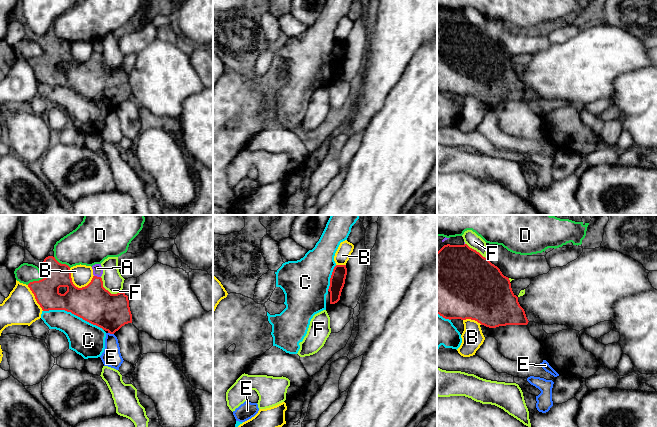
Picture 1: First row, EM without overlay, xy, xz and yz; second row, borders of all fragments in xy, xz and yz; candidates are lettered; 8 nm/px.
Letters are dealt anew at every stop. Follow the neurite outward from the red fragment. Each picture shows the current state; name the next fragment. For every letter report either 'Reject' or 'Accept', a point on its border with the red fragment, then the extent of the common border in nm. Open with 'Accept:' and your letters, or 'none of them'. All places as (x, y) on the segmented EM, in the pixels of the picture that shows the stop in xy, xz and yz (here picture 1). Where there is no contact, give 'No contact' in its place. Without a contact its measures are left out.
Accept: none of them
A: Reject. Touches red at xy (96, 276). Shared border 60 nm
B: Reject. Touches red at xy (75, 286). Shared border 220 nm
C: Reject. Touches red at xy (73, 313). Shared border 500 nm
D: Reject. Touches red at xy (62, 264). Shared border 160 nm
E: Reject. Touches red at xy (111, 333). Shared border 50 nm
F: Reject. Touches red at xy (107, 290). Shared border 220 nm

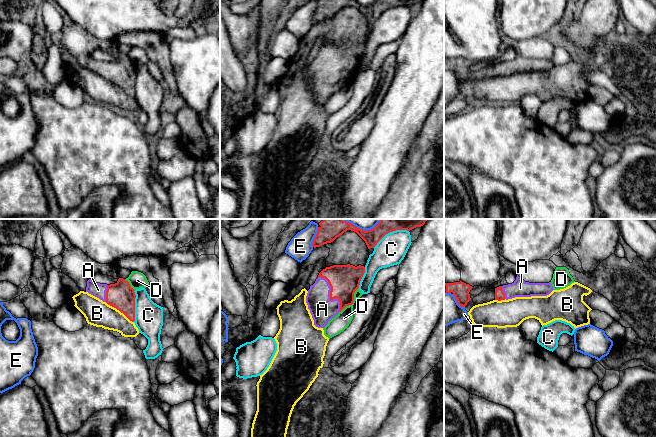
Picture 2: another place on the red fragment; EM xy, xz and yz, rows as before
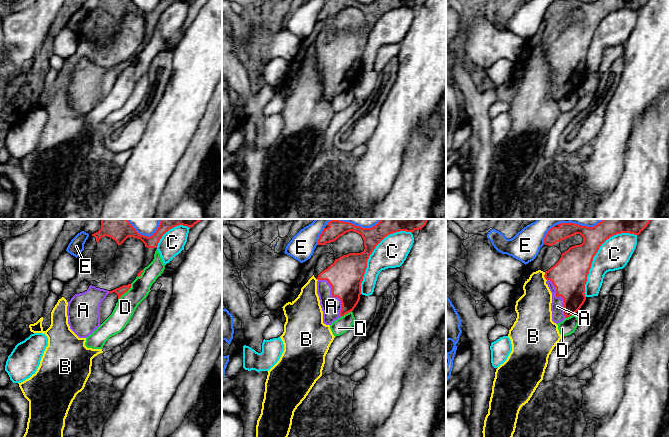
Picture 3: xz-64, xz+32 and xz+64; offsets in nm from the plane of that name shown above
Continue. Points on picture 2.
Accept: A
A: Accept. Touches red at xz (330, 295). Shared border 340 nm
B: Reject. Touches red at xy (119, 310). Shared border 280 nm
C: Reject. Touches red at xy (134, 306). Shared border 260 nm
D: Reject. Touches red at xz (353, 301). Shared border 260 nm
E: Reject. Touches red at xz (315, 237). Shared border 170 nm

